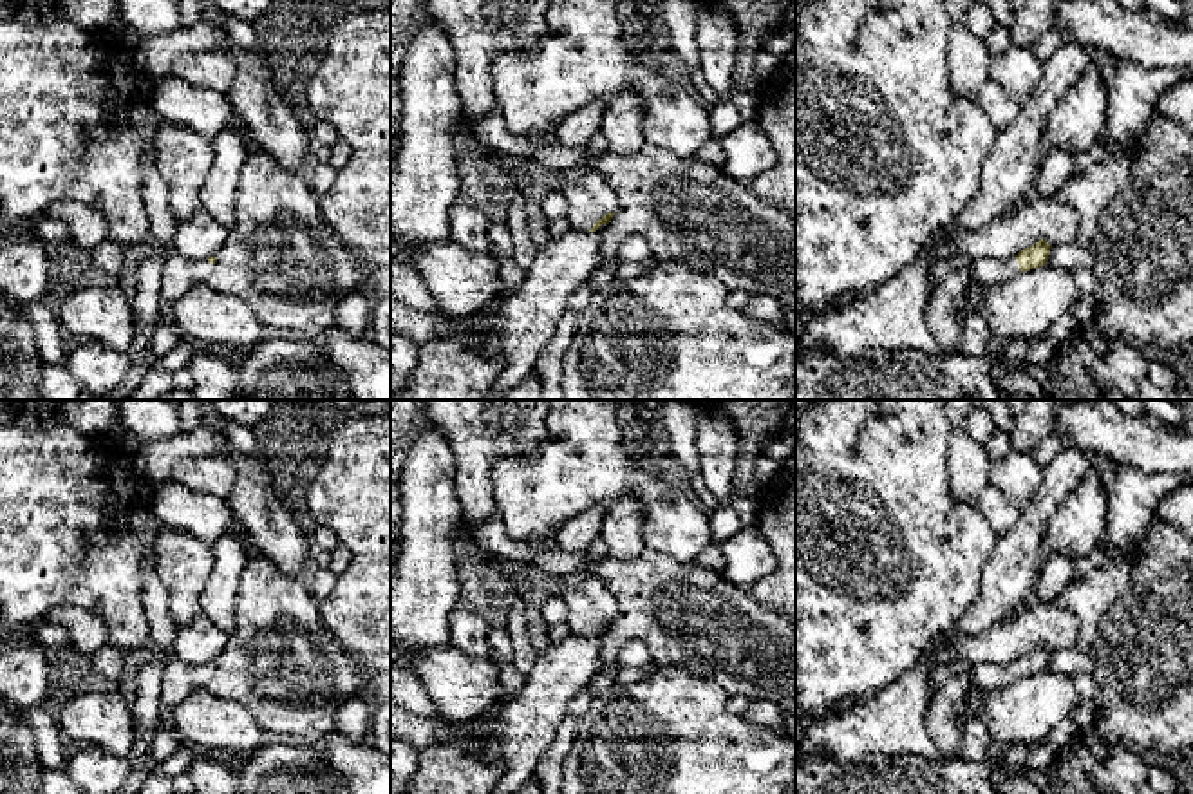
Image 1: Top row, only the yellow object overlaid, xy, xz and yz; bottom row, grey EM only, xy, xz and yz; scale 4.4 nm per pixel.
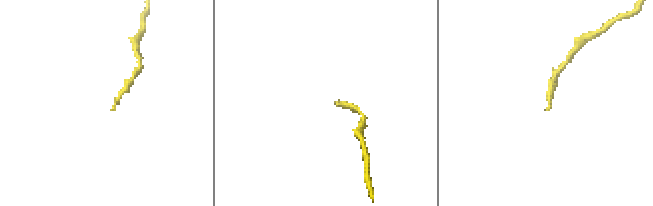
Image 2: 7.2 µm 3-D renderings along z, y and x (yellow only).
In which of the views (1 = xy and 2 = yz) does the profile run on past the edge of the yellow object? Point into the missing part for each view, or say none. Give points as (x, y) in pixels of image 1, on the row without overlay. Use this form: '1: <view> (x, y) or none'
1: xy (179, 679)
2: yz (986, 677)

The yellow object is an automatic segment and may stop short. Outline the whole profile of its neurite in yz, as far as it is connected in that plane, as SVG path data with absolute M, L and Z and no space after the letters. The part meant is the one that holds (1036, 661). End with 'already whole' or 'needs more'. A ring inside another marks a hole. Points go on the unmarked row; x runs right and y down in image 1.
M1039 644L1034 651L1021 655L1010 664L978 664L972 667L972 693L967 709L962 713L965 720L976 718L985 696L992 691L1003 691L1012 682L1045 671L1050 660L1050 649Z; needs more

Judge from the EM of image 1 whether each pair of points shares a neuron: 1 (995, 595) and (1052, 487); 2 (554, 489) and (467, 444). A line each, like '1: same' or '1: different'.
1: same
2: different

